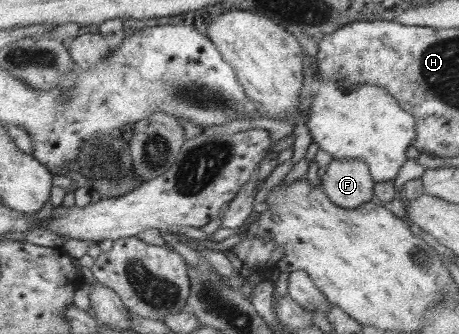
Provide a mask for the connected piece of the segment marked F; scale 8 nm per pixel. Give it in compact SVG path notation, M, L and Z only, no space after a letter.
M333 159L321 176L328 199L343 208L354 209L370 202L374 184L366 163L358 159Z

